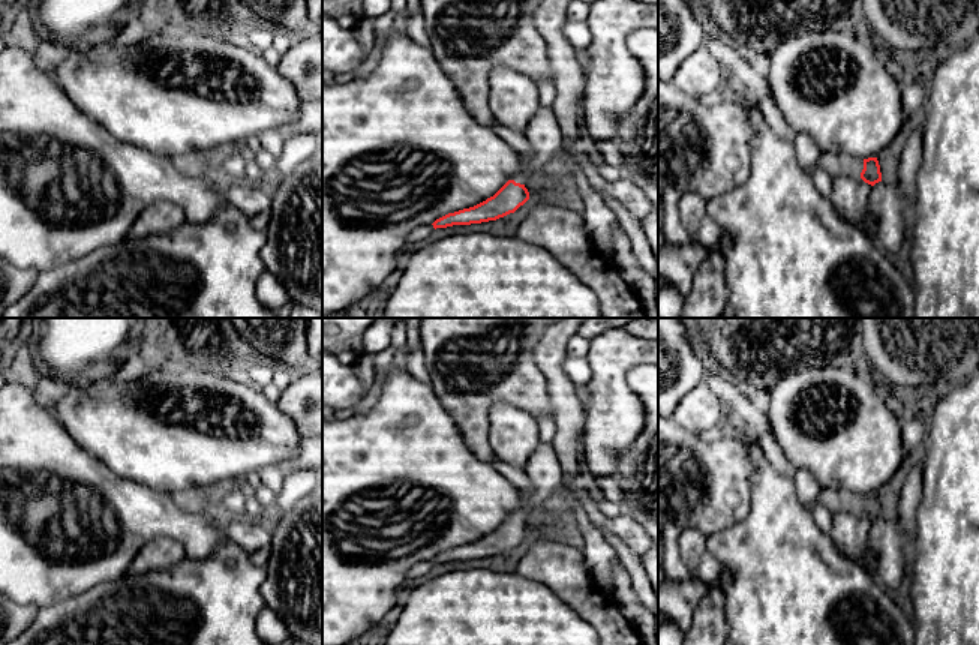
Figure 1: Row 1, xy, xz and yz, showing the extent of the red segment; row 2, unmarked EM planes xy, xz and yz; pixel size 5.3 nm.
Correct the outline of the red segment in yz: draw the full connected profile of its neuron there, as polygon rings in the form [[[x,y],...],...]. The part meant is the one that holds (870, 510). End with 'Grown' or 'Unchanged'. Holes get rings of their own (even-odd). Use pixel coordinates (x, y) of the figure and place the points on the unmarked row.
[[[822,489],[816,501],[825,506],[832,514],[840,512],[862,514],[871,522],[882,518],[877,494],[868,494],[862,496],[844,489]]]. Grown

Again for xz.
[[[540,441],[528,459],[523,471],[526,472],[532,486],[531,490],[520,490],[523,506],[486,537],[436,555],[432,560],[435,566],[453,561],[471,561],[496,556],[514,549],[529,536],[529,528],[525,524],[526,512],[531,507],[538,507],[555,501],[558,489],[564,486],[564,470],[555,447]]]. Grown

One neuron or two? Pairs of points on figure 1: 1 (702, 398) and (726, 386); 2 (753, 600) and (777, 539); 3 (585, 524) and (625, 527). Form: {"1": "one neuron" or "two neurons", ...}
{"1": "two neurons", "2": "one neuron", "3": "two neurons"}

